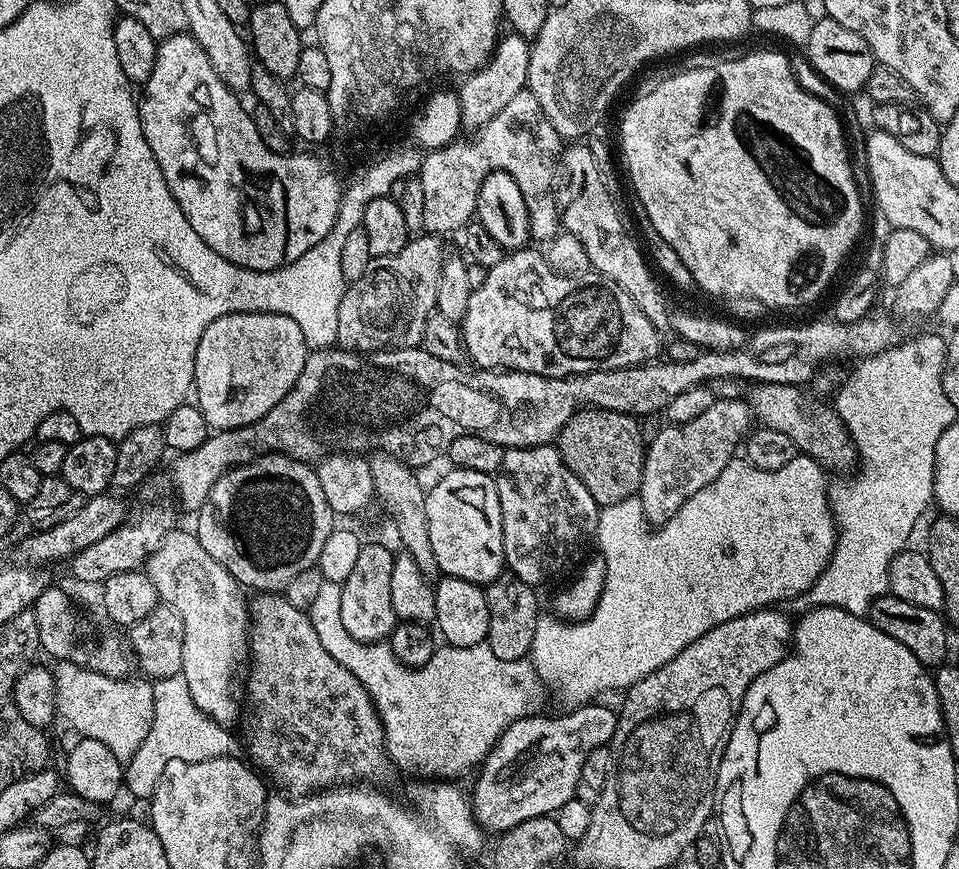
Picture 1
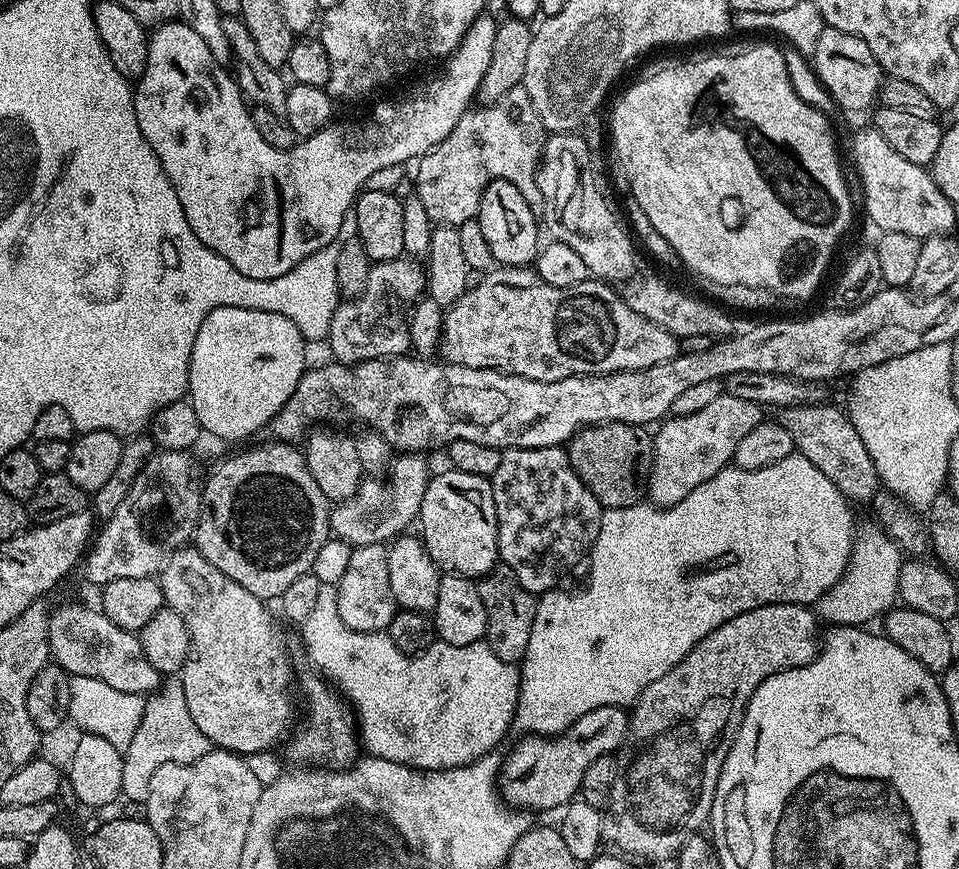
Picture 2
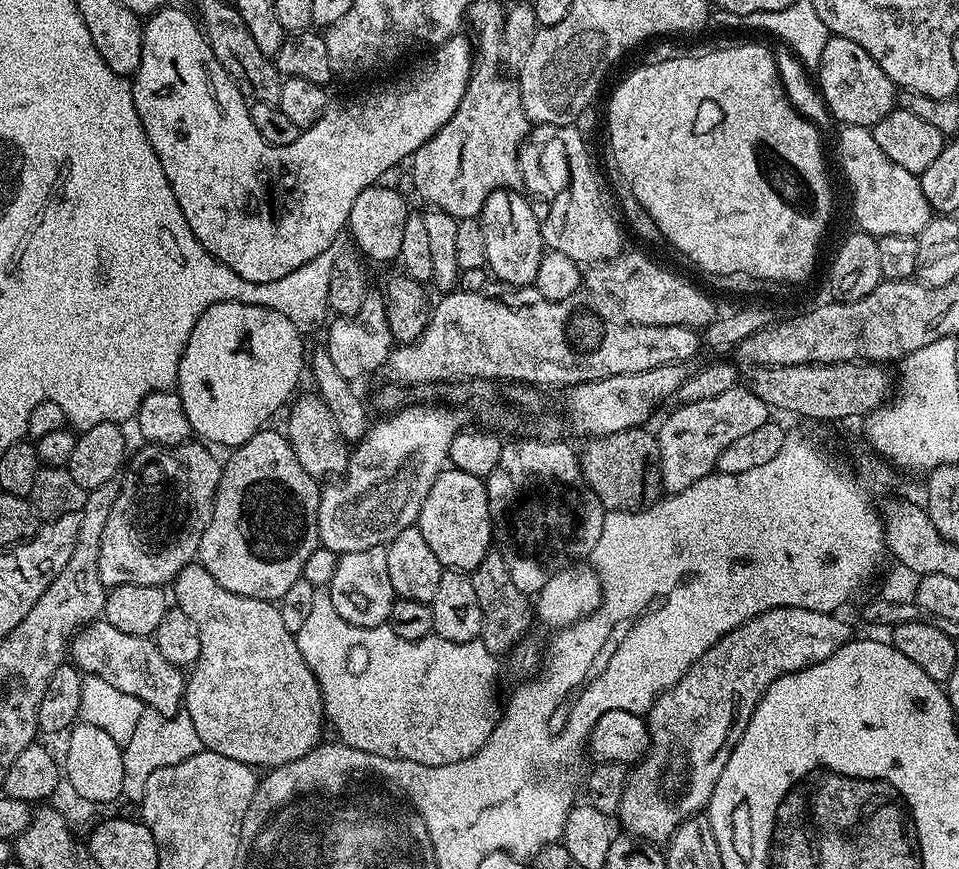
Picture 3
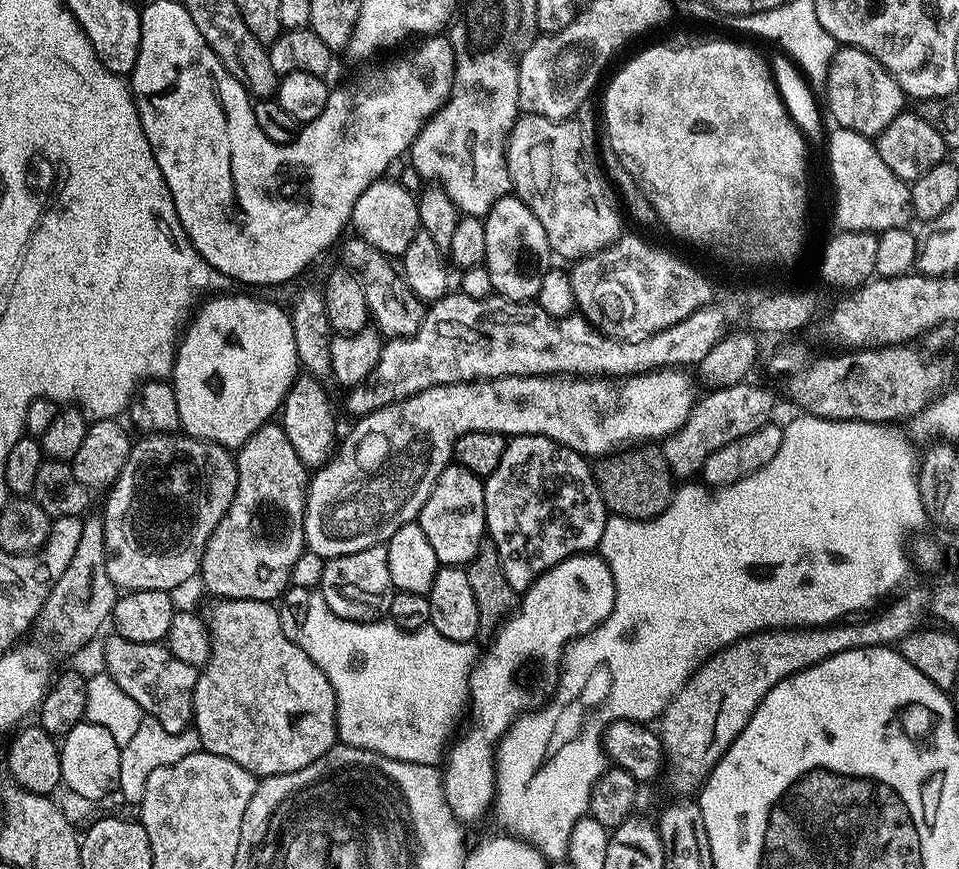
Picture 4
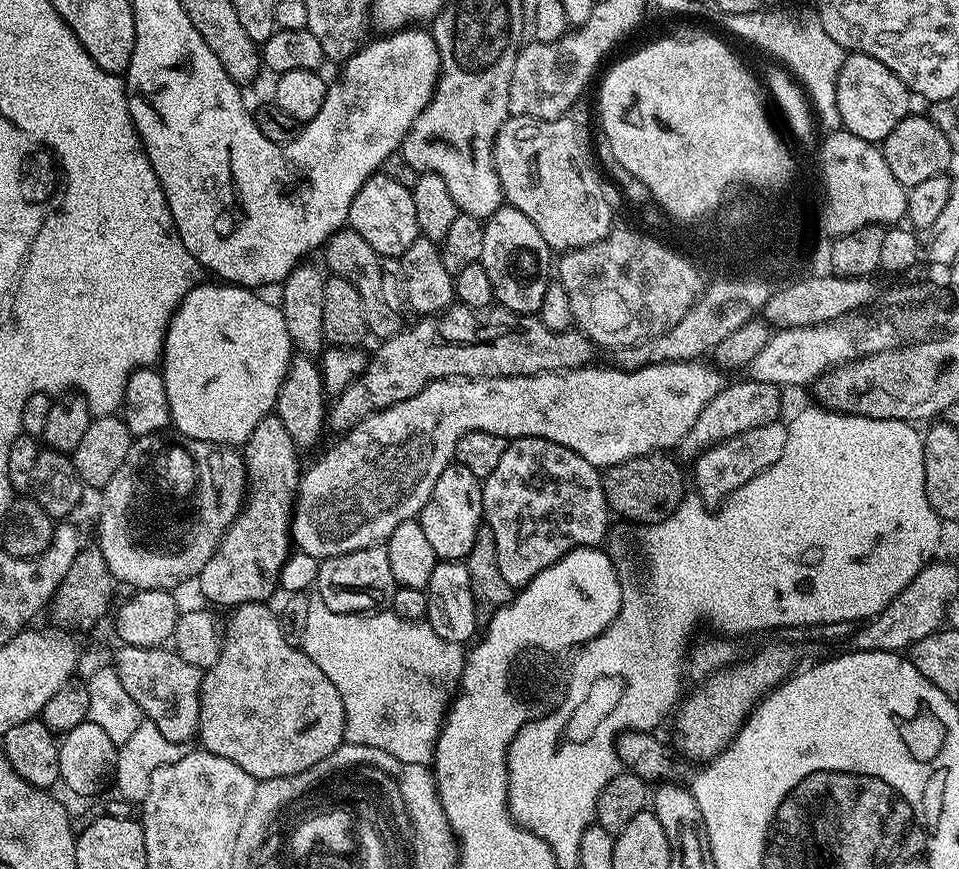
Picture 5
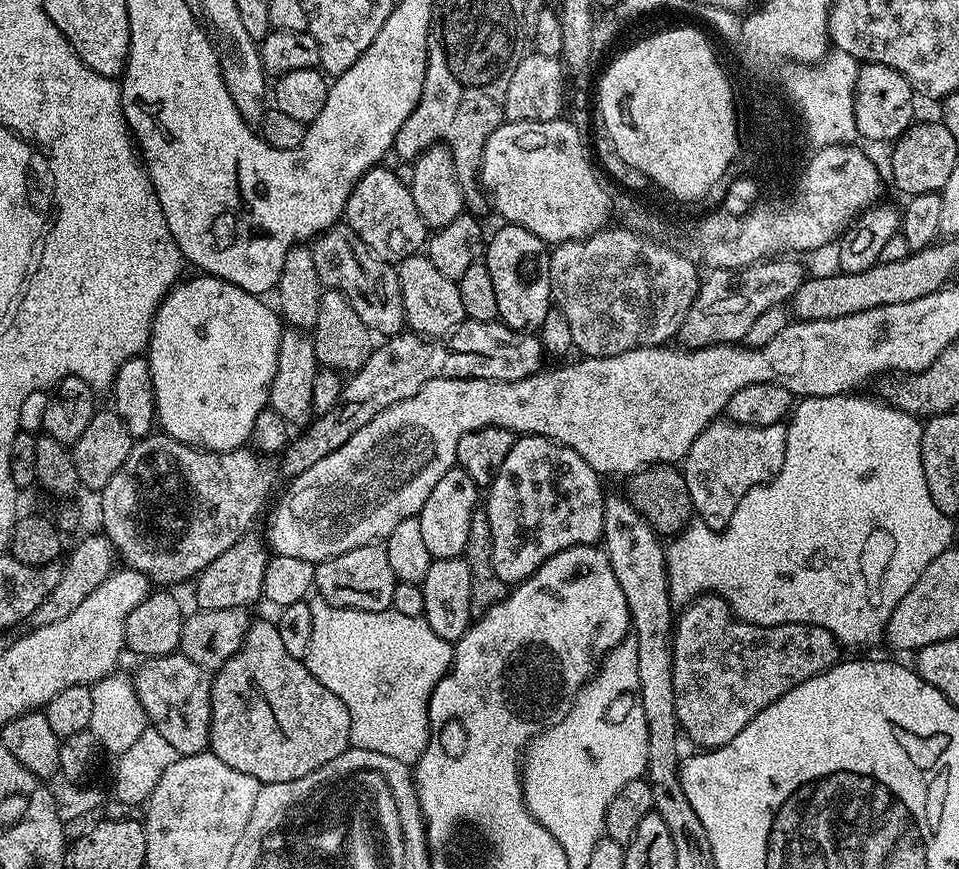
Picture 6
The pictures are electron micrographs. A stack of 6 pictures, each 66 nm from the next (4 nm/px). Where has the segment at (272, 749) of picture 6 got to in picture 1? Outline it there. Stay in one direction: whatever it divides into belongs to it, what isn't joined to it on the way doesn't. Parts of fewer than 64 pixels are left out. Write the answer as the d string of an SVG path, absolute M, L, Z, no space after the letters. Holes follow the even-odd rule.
M169 530L164 541L147 557L146 571L150 582L154 582L154 590L158 590L160 604L173 608L182 618L182 666L180 674L186 678L194 705L202 714L208 715L214 722L232 726L242 716L242 704L236 701L236 679L240 676L240 667L245 667L250 656L250 604L244 595L245 589L223 568L206 549L198 542L195 531L176 532Z

